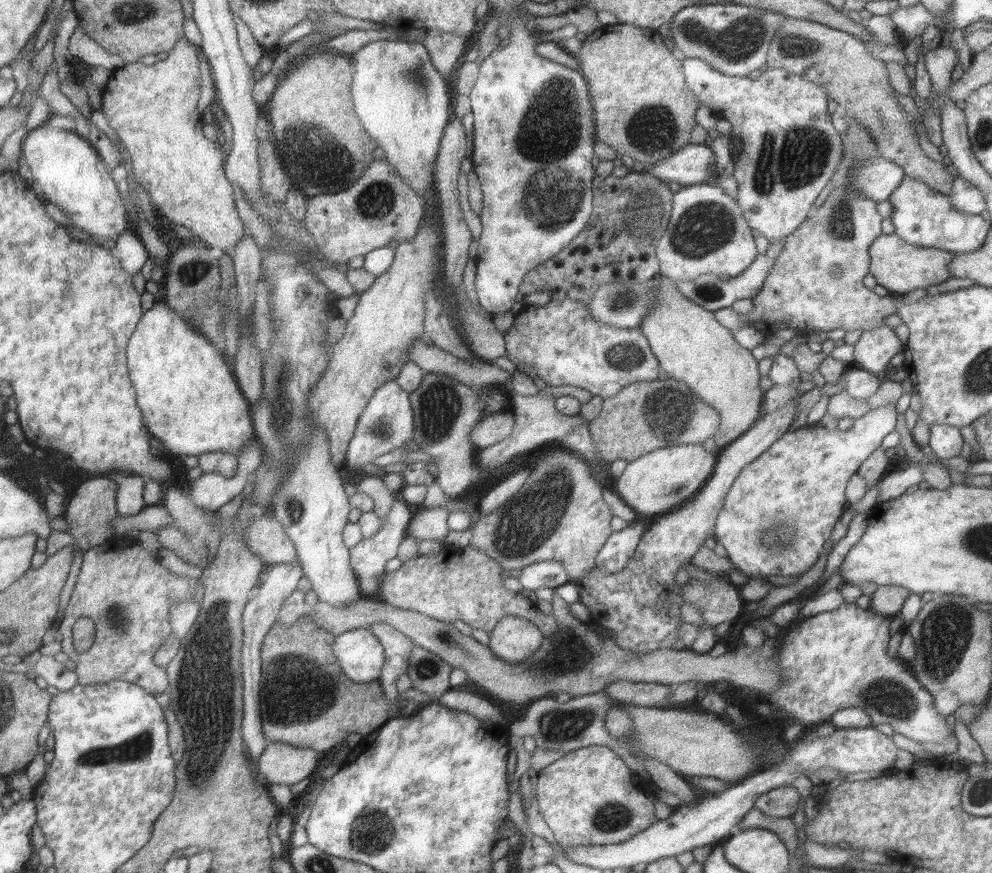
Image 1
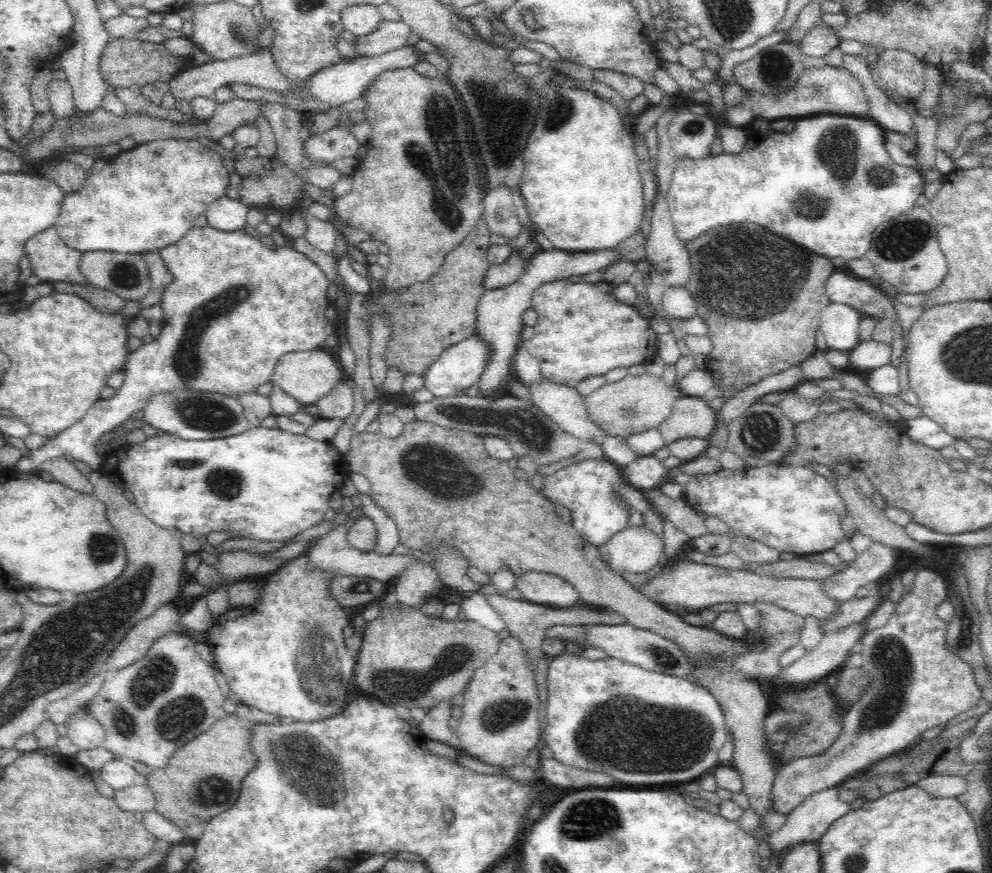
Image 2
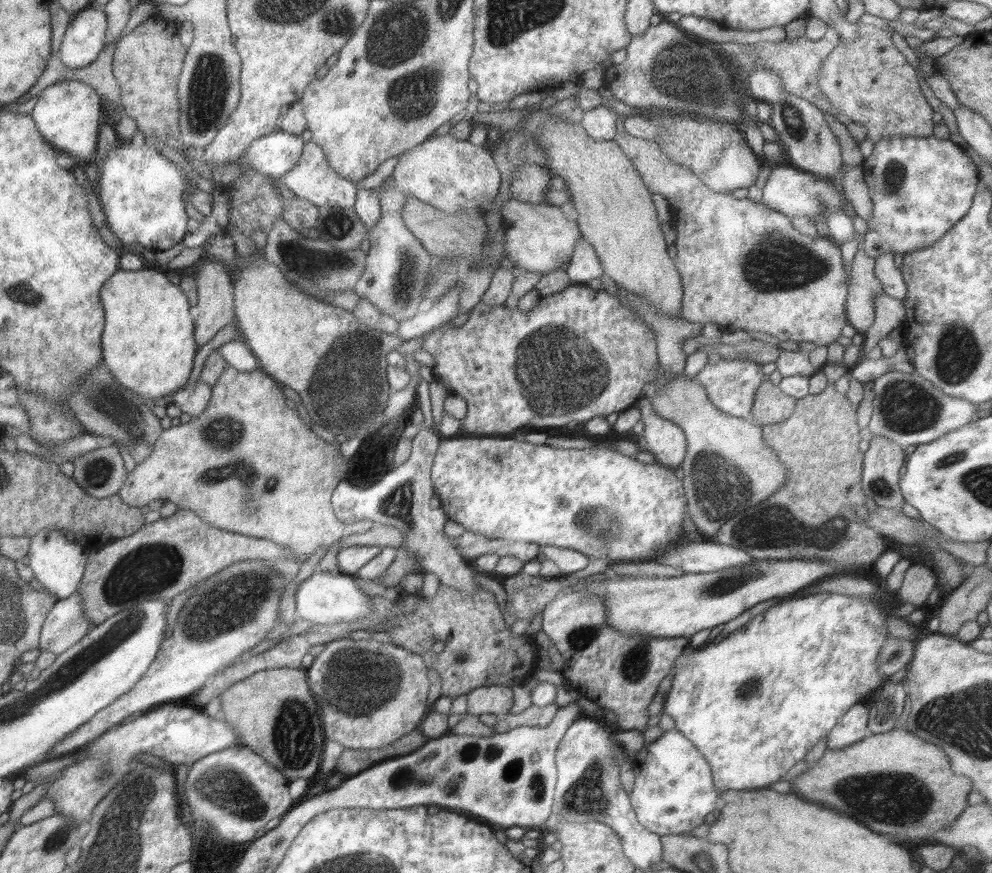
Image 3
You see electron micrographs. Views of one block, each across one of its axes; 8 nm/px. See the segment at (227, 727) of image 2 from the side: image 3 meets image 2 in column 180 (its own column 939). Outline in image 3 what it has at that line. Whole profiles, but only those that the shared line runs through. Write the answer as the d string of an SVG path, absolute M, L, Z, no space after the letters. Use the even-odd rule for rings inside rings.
M894 728L884 734L873 734L842 750L827 748L810 770L792 779L792 791L811 802L838 808L838 812L856 818L874 832L902 834L902 838L914 840L952 826L969 805L968 794L974 789L972 781L952 772L948 758L944 750L918 738L908 729Z

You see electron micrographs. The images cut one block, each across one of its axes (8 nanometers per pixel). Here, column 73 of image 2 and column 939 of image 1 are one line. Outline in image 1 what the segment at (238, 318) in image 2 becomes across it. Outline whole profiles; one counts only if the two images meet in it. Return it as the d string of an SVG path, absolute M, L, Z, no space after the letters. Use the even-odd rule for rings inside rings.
M930 425L930 428L929 447L940 459L952 459L967 450L959 428L947 425Z

